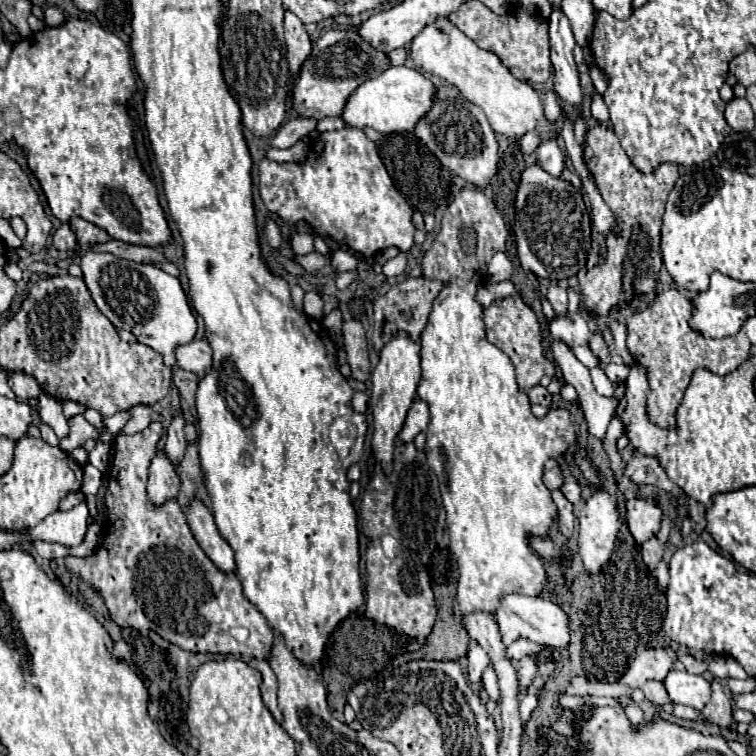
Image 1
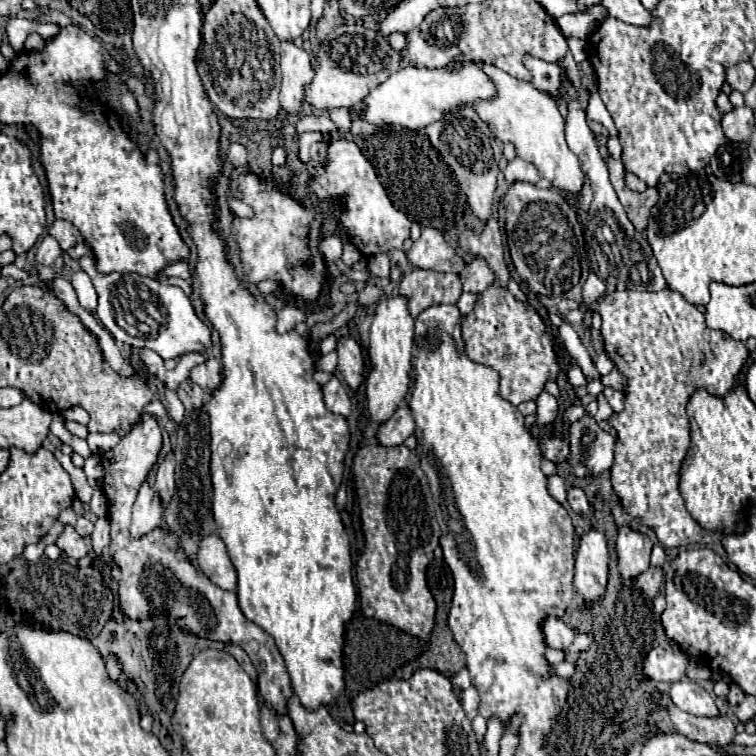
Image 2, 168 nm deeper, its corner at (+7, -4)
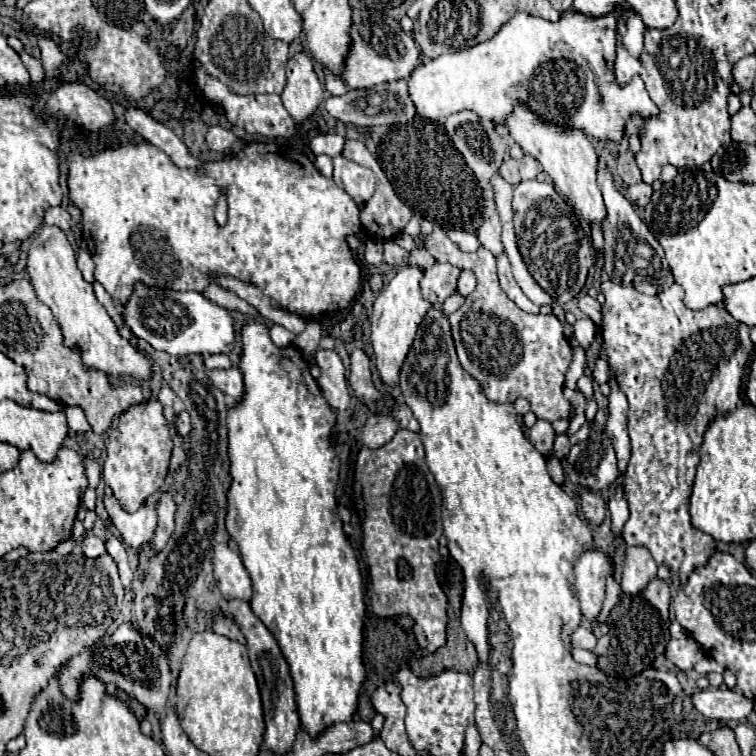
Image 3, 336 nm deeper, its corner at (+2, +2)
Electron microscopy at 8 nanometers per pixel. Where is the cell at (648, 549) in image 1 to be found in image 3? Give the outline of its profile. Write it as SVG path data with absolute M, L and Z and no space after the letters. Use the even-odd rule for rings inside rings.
M652 578L644 590L644 598L658 608L664 620L668 620L668 606L670 606L670 586L660 578Z

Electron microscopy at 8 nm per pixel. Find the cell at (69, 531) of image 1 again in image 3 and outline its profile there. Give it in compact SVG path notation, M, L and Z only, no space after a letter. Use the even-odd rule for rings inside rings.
M86 536L84 538L84 554L88 558L98 558L102 554L106 554L106 548L104 548L104 542L96 536Z

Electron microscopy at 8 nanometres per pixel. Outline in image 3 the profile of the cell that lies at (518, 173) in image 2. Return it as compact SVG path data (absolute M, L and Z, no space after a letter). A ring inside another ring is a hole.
M524 156L520 160L506 160L500 168L500 176L508 182L508 184L518 184L522 180L530 180L536 178L538 174L538 162L532 156Z

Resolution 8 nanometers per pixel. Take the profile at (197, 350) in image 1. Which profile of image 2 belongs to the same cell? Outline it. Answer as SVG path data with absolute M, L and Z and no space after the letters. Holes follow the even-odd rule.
M209 358L205 364L195 366L191 370L191 380L199 386L203 386L203 390L215 390L219 386L219 382L223 380L223 368L221 362L215 358Z

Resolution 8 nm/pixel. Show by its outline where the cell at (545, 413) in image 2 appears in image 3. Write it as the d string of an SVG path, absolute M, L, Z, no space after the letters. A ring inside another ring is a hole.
M536 420L536 424L530 428L530 442L534 444L534 448L546 456L546 458L552 458L554 456L554 450L552 450L552 444L554 444L554 438L556 438L556 432L552 428L552 424L548 420Z

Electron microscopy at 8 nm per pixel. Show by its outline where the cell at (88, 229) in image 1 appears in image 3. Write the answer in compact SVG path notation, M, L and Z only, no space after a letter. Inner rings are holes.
M54 206L54 208L50 208L50 210L46 212L44 224L54 224L54 226L58 226L62 232L70 232L72 226L74 226L74 220L72 220L72 216L70 216L70 212L68 212L66 208Z

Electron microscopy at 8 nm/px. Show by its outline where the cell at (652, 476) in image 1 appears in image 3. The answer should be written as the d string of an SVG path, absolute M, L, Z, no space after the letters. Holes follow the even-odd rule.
M612 280L602 282L602 294L606 296L606 302L602 304L602 338L604 338L604 350L608 356L608 364L610 370L616 378L616 382L620 384L620 388L624 390L624 394L628 396L628 434L630 434L630 446L632 446L632 458L626 470L626 478L624 478L624 498L628 500L630 506L630 518L624 524L622 530L622 538L626 544L634 544L634 546L646 546L652 554L652 558L656 560L656 564L666 564L670 570L674 570L674 576L684 582L692 568L698 568L700 564L704 564L704 560L708 560L708 552L712 552L712 548L716 548L716 542L710 534L698 530L696 526L692 526L690 514L688 514L688 498L692 494L692 484L694 484L694 474L696 474L696 466L698 466L698 450L702 444L702 436L710 424L710 420L718 414L730 412L736 408L738 400L740 400L740 384L742 384L742 374L744 374L744 366L752 354L752 340L748 336L748 326L740 324L738 320L734 320L732 316L728 316L728 312L722 306L708 306L702 310L690 310L684 304L684 290L678 284L672 284L668 290L658 292L656 296L646 296L634 288L624 288L620 284L614 284Z

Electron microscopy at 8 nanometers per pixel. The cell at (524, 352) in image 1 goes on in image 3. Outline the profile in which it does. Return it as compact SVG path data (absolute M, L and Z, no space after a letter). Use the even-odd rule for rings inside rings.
M434 228L432 234L426 236L426 248L438 262L450 262L450 264L458 266L460 270L468 268L468 270L476 272L476 278L478 278L476 290L472 292L472 296L466 298L466 302L460 306L460 310L456 310L454 314L448 316L448 320L452 324L452 336L454 336L458 360L468 374L476 376L484 384L484 394L488 396L488 400L514 402L516 398L522 396L532 404L532 412L538 418L544 418L548 422L566 418L570 414L570 402L564 398L562 388L564 388L566 370L572 362L572 348L562 334L562 324L558 322L558 318L554 314L528 314L528 312L520 310L500 288L498 276L496 276L496 258L484 246L480 246L472 254L460 252L456 248L456 244L452 244L452 240L448 240L448 236L444 236L442 228Z

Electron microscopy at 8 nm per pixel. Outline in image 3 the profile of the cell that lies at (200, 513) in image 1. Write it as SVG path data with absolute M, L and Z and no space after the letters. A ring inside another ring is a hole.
M228 544L214 546L212 566L214 566L214 578L218 582L218 588L226 600L230 598L240 598L246 602L250 600L252 582L238 552L234 552Z

